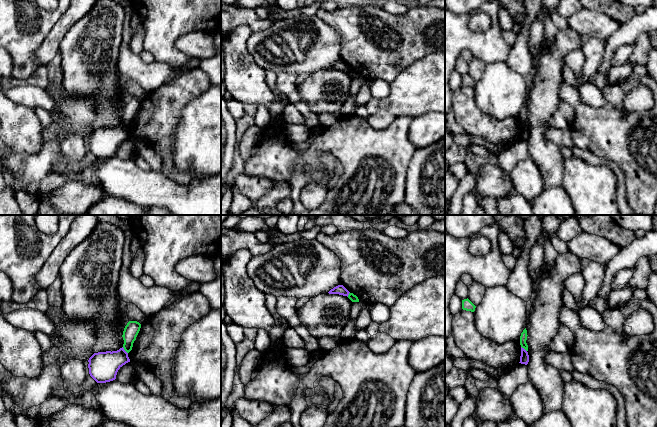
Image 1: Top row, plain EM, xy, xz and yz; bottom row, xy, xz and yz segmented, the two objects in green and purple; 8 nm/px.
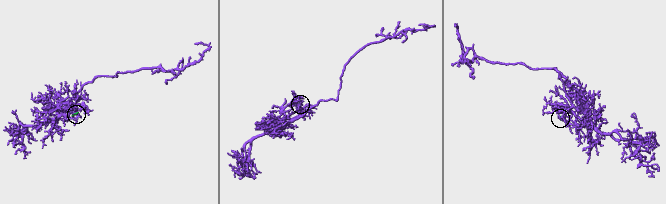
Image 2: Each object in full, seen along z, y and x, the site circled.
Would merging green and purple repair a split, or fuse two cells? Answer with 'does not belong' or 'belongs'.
does not belong

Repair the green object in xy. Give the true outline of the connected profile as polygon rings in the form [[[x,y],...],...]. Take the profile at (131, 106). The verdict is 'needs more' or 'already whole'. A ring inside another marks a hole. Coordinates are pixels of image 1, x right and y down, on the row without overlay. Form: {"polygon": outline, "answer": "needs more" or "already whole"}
{"polygon": [[[129,97],[125,102],[122,113],[124,116],[123,124],[127,129],[132,126],[133,119],[136,116],[140,104],[141,100],[137,97]]], "answer": "already whole"}

